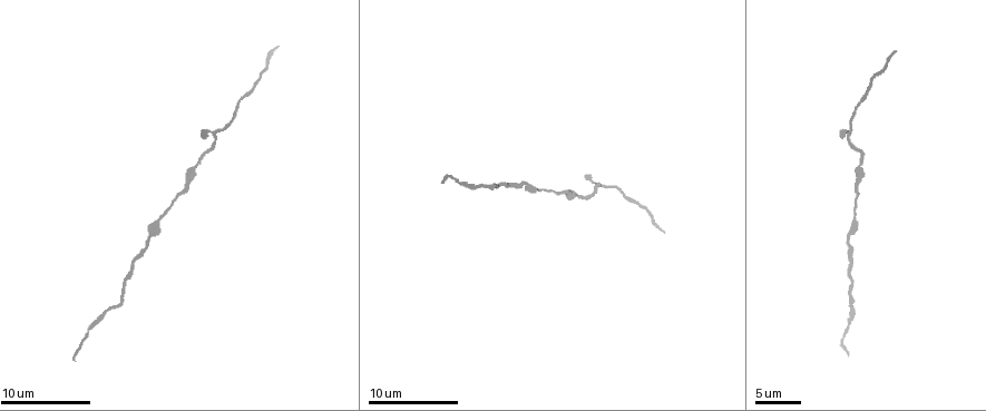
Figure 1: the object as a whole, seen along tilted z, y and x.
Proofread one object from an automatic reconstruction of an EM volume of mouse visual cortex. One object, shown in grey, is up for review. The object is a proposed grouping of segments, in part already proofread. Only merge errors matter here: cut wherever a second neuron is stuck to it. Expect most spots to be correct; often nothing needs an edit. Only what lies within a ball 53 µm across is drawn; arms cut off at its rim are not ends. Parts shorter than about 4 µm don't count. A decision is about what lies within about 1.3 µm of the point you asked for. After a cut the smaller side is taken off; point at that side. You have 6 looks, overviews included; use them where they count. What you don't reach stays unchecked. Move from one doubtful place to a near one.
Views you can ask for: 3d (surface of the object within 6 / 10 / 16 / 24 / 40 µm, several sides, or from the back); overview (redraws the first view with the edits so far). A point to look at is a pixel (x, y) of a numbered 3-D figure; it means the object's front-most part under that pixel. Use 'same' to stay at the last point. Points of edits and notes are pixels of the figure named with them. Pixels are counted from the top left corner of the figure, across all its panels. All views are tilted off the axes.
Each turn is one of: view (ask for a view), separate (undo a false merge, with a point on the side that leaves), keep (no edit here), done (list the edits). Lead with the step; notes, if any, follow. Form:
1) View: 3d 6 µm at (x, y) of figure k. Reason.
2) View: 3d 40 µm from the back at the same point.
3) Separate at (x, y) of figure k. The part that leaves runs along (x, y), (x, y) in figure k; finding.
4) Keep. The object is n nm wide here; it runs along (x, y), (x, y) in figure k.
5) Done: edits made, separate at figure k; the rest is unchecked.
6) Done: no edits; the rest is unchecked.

View: 3d 16 µm at (575, 193) of figure 1. Sudden change in width.

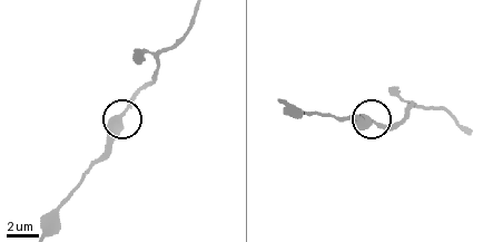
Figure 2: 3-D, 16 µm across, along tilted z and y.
Keep. It runs along (89, 166), (105, 148), (124, 108), (147, 85) in figure 2; one neuron here.

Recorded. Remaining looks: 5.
View: 3d 10 µm at (105, 312) of figure 1. Sudden change in width.

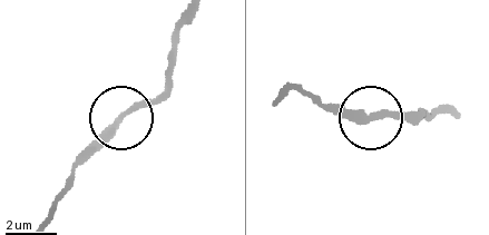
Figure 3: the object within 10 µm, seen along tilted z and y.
Keep. The object is 260 nm wide here; it runs along (194, 11), (179, 30), (164, 88), (133, 107), (77, 163) in figure 3; one neuron here.

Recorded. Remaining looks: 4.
View: 3d 10 µm at (149, 236) of figure 1. Thick turns thin.

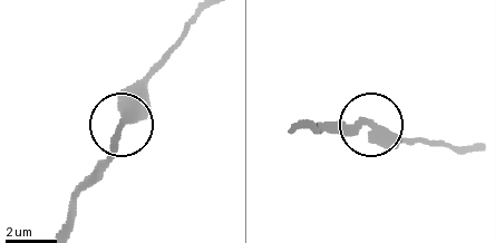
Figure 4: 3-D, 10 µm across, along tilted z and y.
Keep. It runs along (449, 143), (397, 139), (371, 122), (318, 124) in figure 4; continuous, no second neuron.

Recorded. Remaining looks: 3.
Done: no edits; the rest is unchecked.

